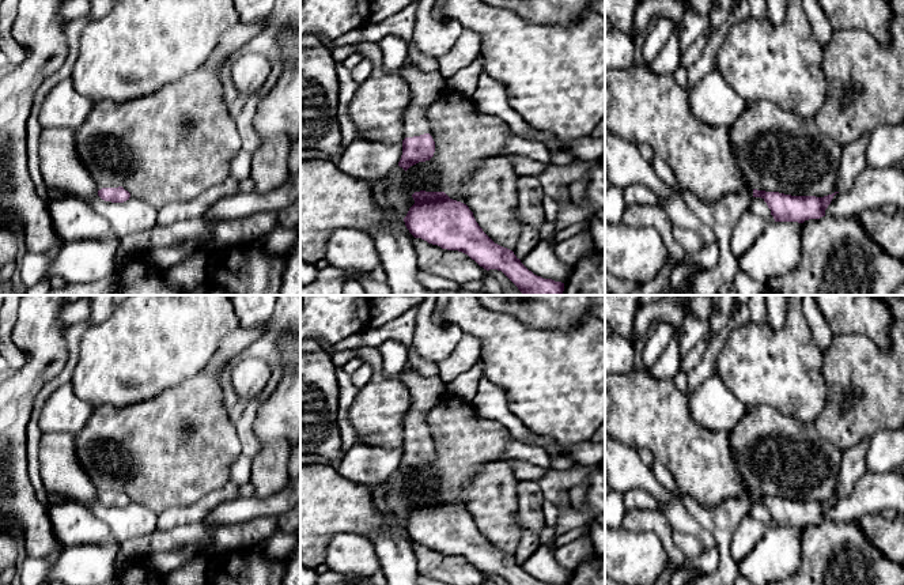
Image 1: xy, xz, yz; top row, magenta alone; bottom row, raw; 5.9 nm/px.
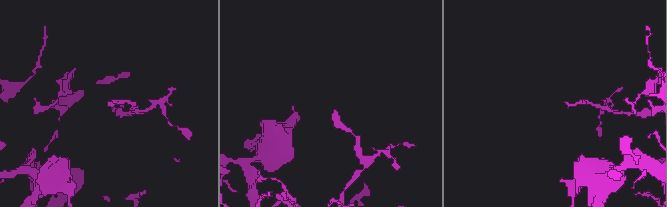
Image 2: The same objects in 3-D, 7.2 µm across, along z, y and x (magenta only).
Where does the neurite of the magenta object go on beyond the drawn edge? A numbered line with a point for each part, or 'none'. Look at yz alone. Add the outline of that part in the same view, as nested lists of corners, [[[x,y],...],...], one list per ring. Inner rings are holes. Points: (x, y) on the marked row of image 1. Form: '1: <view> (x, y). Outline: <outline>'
none

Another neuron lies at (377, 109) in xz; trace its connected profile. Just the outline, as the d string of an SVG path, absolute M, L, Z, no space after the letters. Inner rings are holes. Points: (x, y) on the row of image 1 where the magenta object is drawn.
M377 42L355 44L355 50L372 64L368 79L359 84L349 105L358 139L386 146L402 143L404 113L412 101L409 84L400 71L387 71Z

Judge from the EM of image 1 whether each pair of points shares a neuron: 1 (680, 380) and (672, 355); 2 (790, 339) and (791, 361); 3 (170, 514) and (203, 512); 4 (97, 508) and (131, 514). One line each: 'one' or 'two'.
1: two
2: one
3: one
4: one

